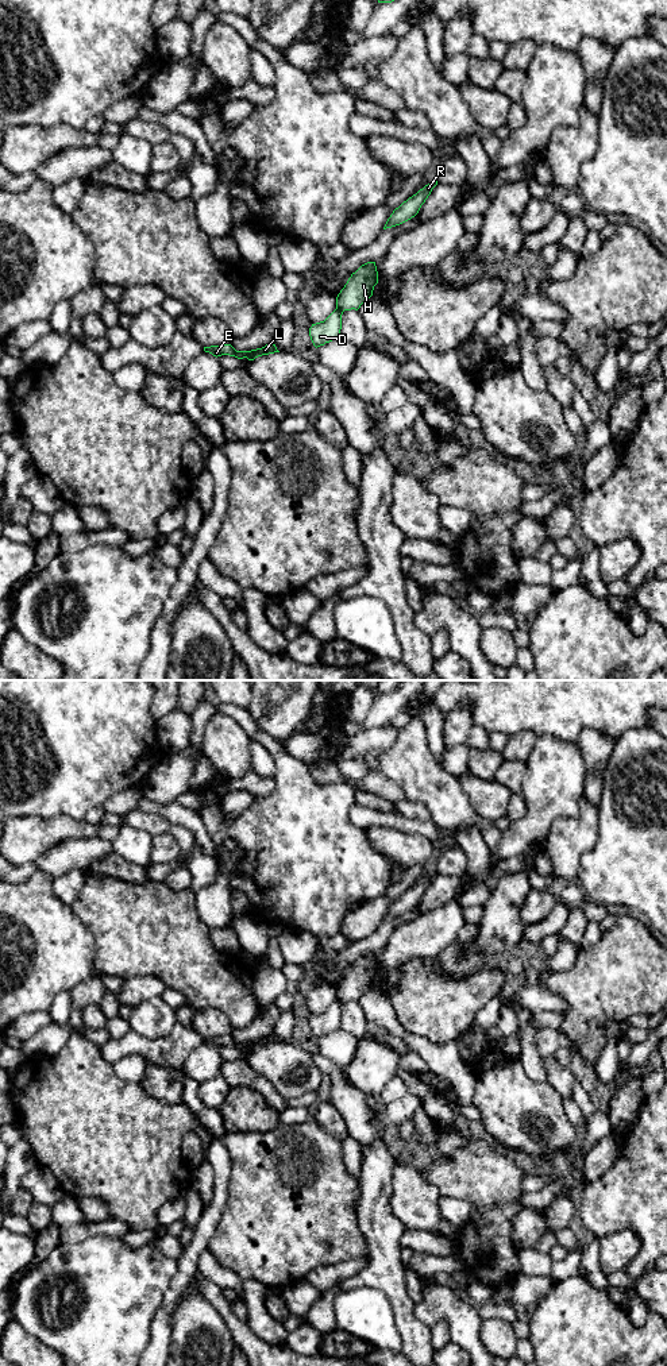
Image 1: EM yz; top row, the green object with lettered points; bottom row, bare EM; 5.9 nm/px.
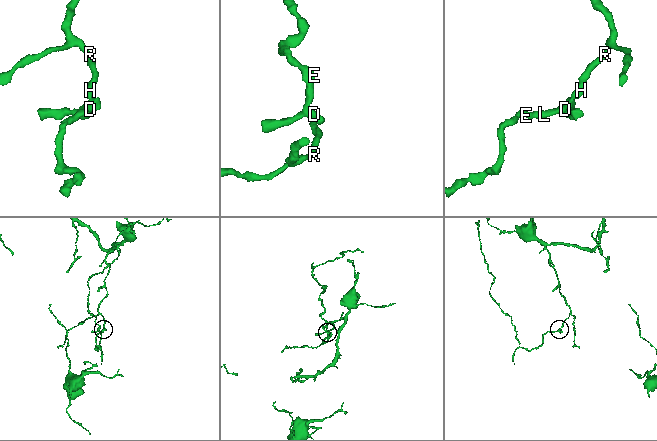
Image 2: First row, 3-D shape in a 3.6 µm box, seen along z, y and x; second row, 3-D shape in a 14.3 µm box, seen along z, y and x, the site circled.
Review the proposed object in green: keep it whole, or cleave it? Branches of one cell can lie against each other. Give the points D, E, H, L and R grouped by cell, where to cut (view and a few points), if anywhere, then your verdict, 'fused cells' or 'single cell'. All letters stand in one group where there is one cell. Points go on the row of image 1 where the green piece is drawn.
groups D E L / H R; cut yz (336, 307), (343, 311); fused cells

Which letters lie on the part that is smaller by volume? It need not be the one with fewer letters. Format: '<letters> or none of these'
D, E, L

